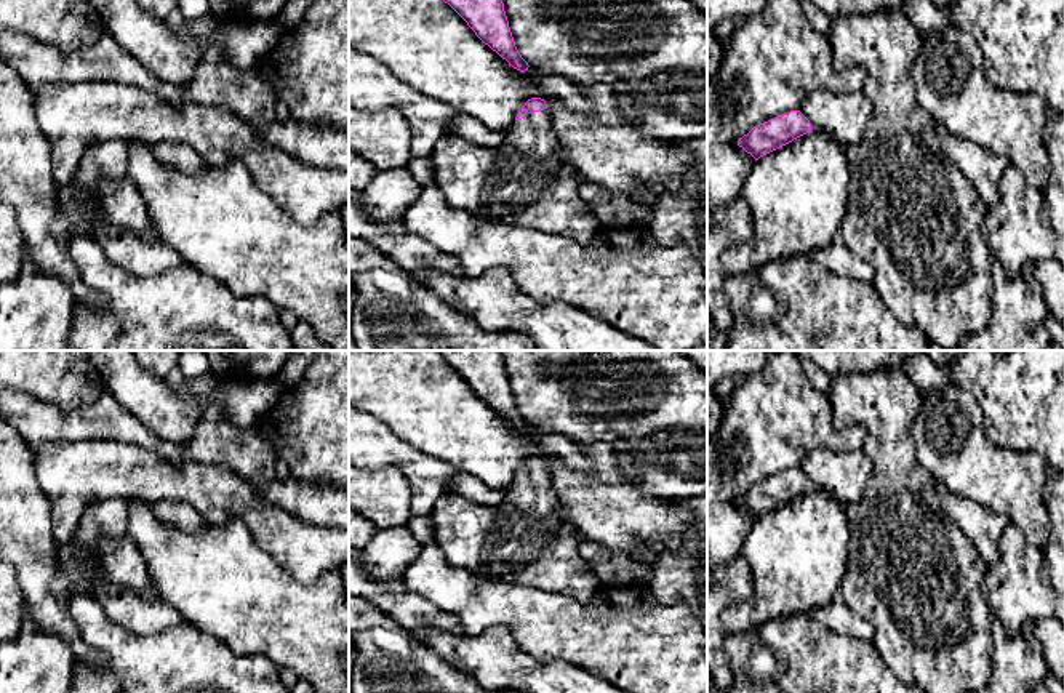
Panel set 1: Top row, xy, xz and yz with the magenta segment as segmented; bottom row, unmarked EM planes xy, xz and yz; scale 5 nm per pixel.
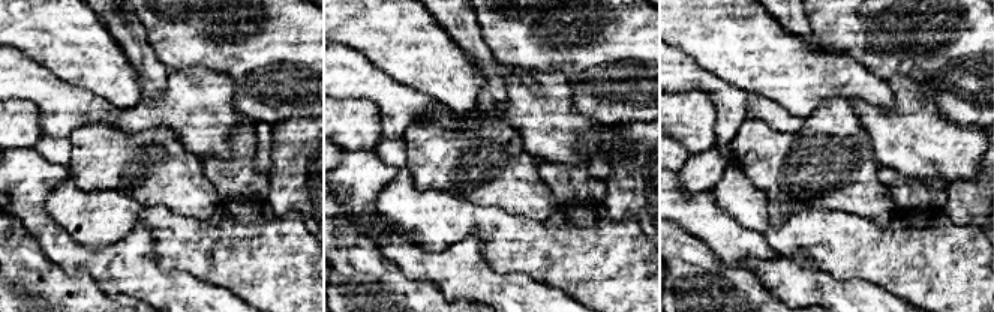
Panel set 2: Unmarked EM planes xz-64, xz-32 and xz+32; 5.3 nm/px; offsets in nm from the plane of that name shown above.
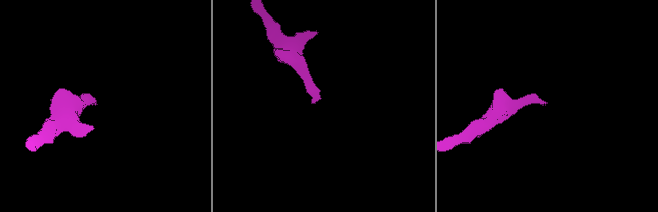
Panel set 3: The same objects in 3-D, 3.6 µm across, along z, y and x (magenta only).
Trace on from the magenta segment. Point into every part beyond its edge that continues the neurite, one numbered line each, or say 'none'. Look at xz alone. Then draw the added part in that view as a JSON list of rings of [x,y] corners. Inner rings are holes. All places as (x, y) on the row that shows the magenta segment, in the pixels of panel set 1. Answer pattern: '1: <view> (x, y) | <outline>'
1: xz (525, 181) | [[[547,109],[515,120],[496,147],[448,133],[429,158],[434,184],[456,210],[568,237],[582,246],[602,227],[579,195],[582,179],[566,162]]]

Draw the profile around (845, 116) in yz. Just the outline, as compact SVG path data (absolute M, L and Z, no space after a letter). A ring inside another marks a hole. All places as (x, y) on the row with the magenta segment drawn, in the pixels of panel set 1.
M818 90L810 93L800 107L811 126L824 128L842 146L862 139L872 110L864 91L837 94Z

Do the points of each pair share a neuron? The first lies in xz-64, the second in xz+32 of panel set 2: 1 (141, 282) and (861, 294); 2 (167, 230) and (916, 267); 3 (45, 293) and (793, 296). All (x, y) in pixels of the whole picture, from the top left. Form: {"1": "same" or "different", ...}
{"1": "same", "2": "same", "3": "different"}

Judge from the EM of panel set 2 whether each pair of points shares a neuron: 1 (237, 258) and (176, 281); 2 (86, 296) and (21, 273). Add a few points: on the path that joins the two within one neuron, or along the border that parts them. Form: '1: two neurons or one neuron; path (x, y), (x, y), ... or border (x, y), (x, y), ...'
1: two neurons; border (158, 261), (164, 269), (180, 269), (224, 288)
2: one neuron; path (69, 290), (38, 290)

